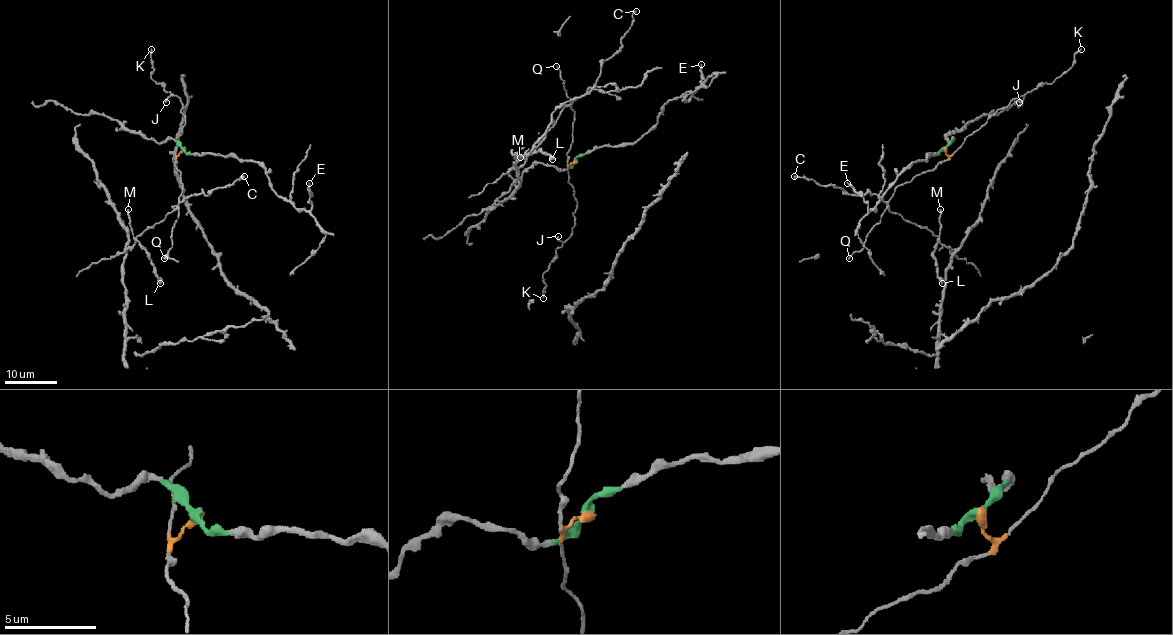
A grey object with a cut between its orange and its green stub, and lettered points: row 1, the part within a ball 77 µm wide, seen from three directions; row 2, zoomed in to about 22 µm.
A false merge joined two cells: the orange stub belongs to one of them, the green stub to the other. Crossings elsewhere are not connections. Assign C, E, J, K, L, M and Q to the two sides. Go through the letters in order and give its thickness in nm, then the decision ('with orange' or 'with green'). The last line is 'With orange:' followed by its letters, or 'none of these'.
C: calibre 360 nm; with orange
E: calibre 220 nm; with green
J: calibre 200 nm; with orange
K: calibre 170 nm; with orange
L: calibre 460 nm; with orange
M: calibre 240 nm; with orange
Q: calibre 160 nm; with orange
With orange: C, J, K, L, M, Q

